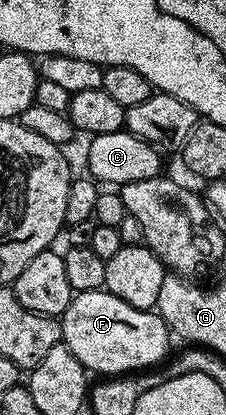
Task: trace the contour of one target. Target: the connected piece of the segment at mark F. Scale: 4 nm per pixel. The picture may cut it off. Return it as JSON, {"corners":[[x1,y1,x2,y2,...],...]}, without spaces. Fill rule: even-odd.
{"corners":[[105,290,77,293,71,300,68,310,62,313,60,323,62,326,61,343,67,344,72,354,76,354,79,362,91,373,134,374,139,370,149,370,161,365,171,351,169,348,172,333,157,311,128,306,126,300,116,298]]}

